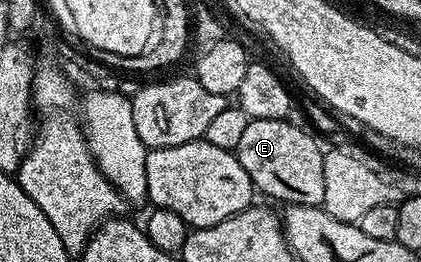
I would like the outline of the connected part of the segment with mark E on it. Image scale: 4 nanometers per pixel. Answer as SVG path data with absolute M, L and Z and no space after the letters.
M252 120L249 122L249 126L245 126L243 137L241 142L235 147L235 155L239 157L241 166L245 166L245 174L249 174L251 183L255 185L256 189L260 193L263 192L267 196L272 196L275 200L284 200L284 205L290 206L292 204L314 204L316 206L322 205L323 199L325 198L325 166L323 165L323 158L325 155L324 149L319 149L319 144L314 140L314 135L311 132L297 129L296 126L290 124L287 120Z

